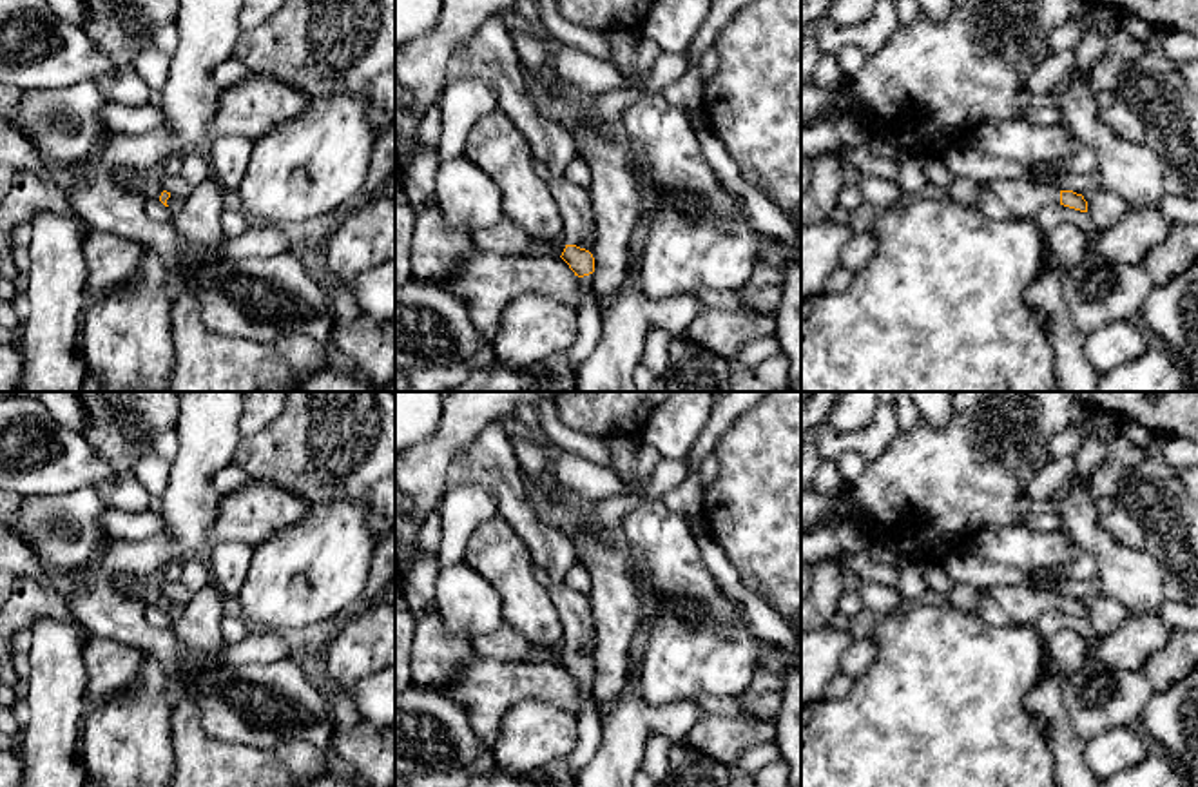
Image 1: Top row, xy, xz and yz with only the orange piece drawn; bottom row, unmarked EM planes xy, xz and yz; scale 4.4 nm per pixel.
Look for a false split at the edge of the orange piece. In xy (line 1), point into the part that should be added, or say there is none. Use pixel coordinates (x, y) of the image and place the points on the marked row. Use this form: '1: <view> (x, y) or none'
1: xy (174, 204)

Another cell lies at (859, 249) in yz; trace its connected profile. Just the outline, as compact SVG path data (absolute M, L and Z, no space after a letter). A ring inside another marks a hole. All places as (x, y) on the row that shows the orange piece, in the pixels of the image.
M866 230L854 234L841 250L841 265L852 272L866 267L877 250L877 238Z

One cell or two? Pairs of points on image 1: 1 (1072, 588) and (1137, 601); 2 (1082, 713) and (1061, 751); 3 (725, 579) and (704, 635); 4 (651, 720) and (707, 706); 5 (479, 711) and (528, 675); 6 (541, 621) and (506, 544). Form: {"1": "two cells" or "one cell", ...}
{"1": "two cells", "2": "two cells", "3": "two cells", "4": "two cells", "5": "one cell", "6": "one cell"}

